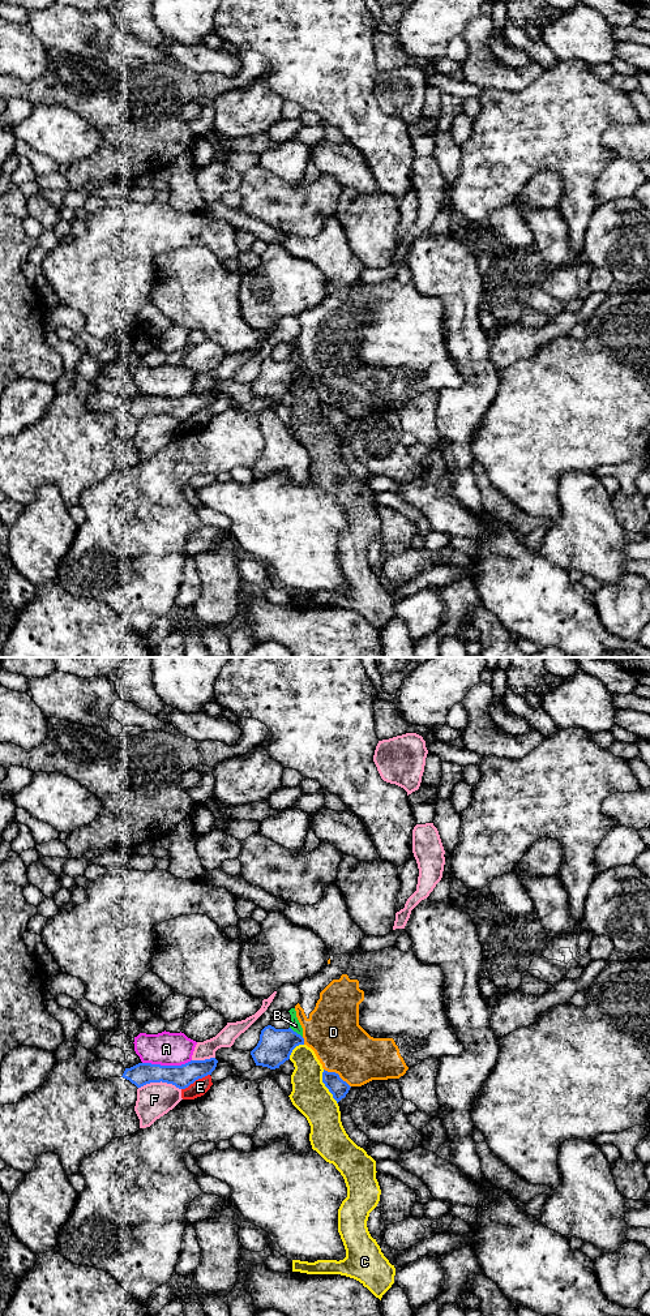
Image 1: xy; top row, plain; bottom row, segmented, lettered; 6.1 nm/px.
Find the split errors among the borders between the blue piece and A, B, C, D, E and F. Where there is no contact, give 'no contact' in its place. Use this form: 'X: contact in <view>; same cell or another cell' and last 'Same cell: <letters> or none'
A: contact in xy; another cell
B: contact in xy; another cell
C: contact in xy; another cell
D: contact in xy; another cell
E: contact in xy; another cell
F: contact in xy; another cell
Same cell: none

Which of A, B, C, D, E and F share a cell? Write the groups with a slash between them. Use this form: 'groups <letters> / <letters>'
groups A / B C / D / E / F

